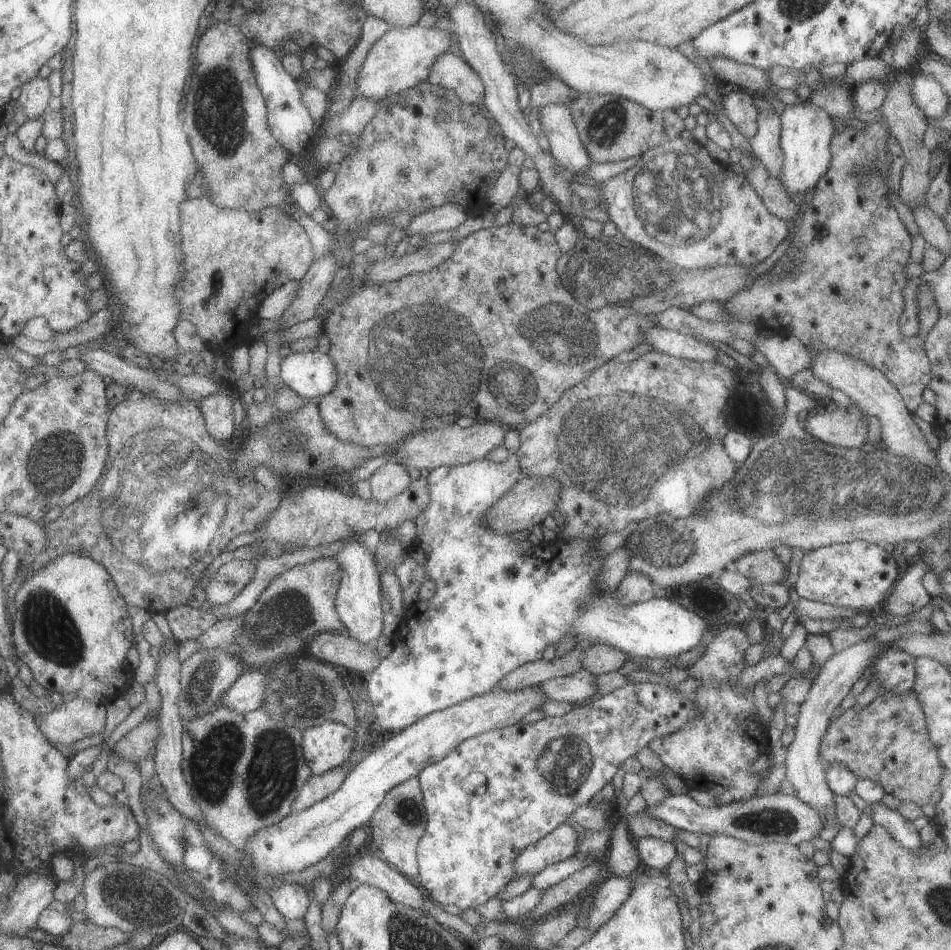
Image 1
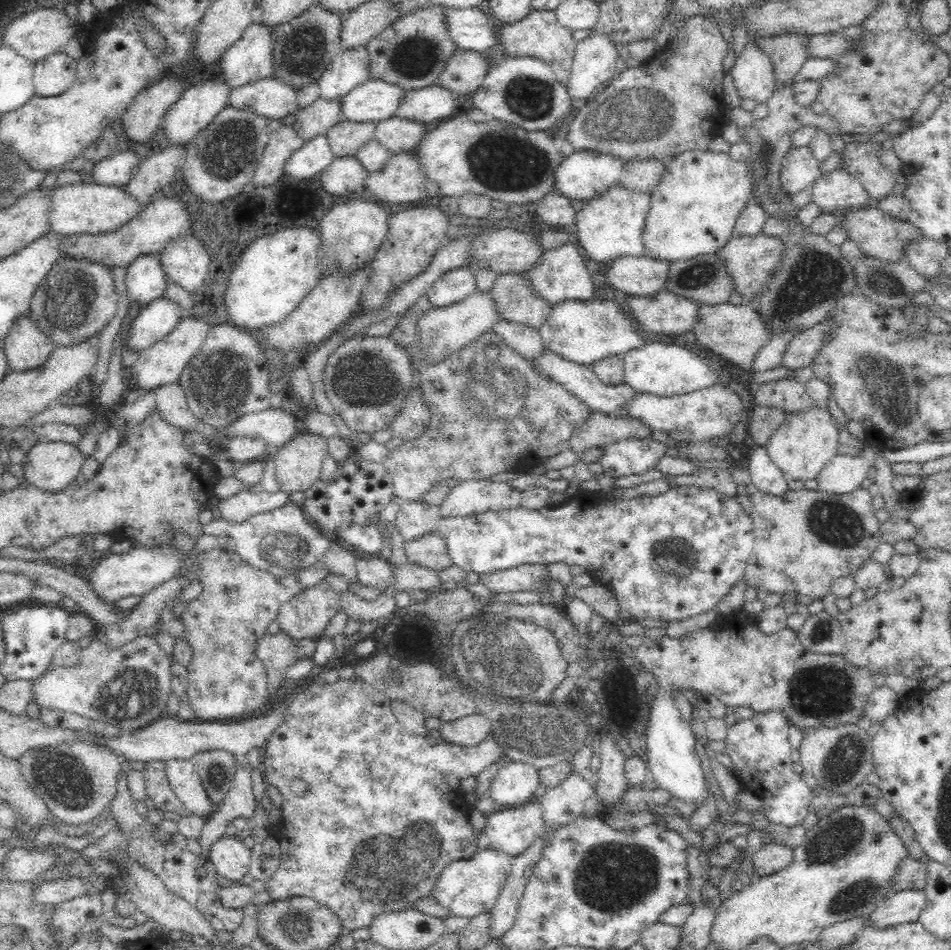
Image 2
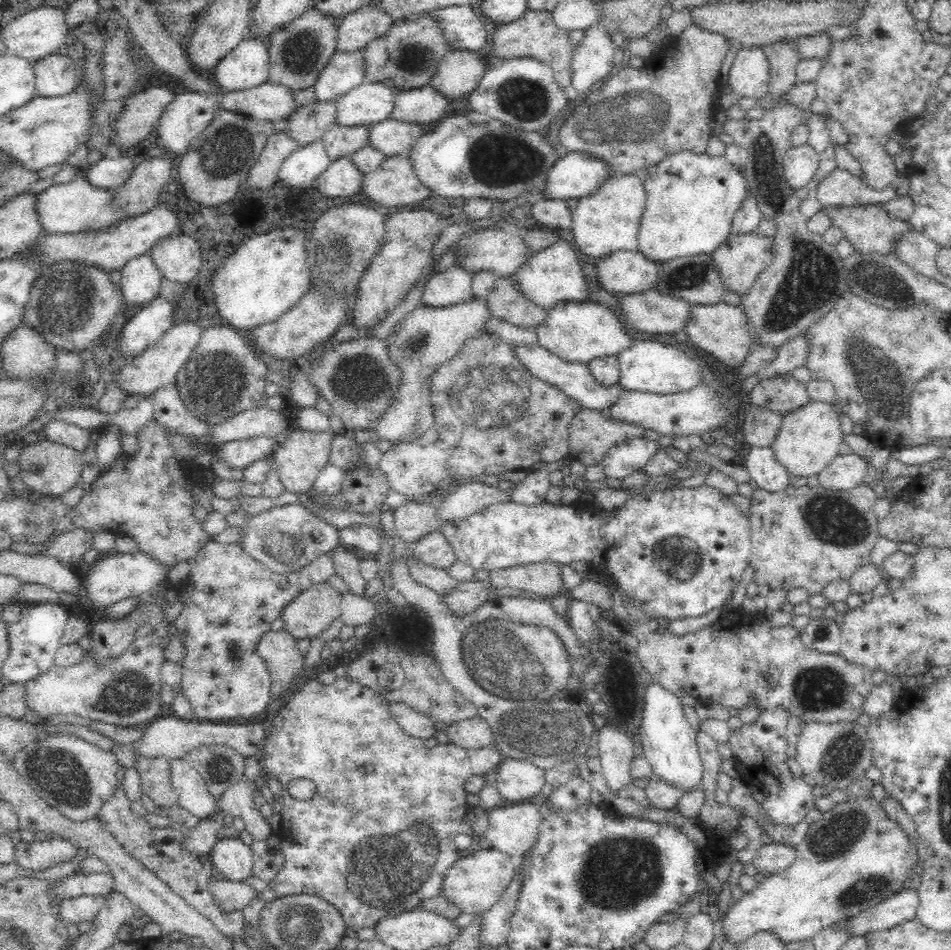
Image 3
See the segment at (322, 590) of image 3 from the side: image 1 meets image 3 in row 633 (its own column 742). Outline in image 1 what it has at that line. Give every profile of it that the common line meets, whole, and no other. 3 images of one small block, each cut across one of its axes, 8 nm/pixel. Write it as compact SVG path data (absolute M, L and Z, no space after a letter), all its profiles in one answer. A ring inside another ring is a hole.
M882 119L879 122L869 122L864 124L864 129L858 129L857 127L841 126L839 130L835 130L830 141L830 164L828 170L824 173L824 177L820 179L809 200L809 204L804 204L801 211L801 218L796 222L797 224L790 225L790 231L793 234L789 247L785 250L785 253L775 262L775 265L767 270L763 275L759 275L754 282L745 289L739 290L734 293L727 301L719 302L724 309L724 312L728 315L728 321L733 322L753 322L756 328L768 329L771 332L775 332L776 335L784 335L794 337L799 342L803 343L807 349L815 349L818 352L825 350L836 351L843 355L849 356L857 361L862 361L864 364L871 365L880 374L883 374L889 380L889 383L896 389L896 392L901 396L905 408L911 414L914 414L917 406L922 402L922 392L924 388L927 388L932 380L930 374L930 363L924 352L924 339L927 330L933 325L933 316L929 316L927 324L921 324L923 332L918 332L917 336L905 337L900 334L899 331L899 316L903 313L903 290L908 282L907 276L903 274L903 268L911 262L909 257L909 251L911 247L911 237L905 226L899 220L899 216L893 206L888 206L888 197L896 194L886 184L887 174L886 171L890 167L891 155L886 148L886 136L888 134L888 128Z

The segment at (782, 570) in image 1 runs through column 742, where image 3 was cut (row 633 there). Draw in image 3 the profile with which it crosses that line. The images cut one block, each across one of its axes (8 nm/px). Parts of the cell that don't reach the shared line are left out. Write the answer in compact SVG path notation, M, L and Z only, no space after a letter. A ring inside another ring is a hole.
M502 596L502 598L492 598L489 597L485 604L482 604L478 610L474 610L468 618L460 619L460 626L470 627L479 623L484 623L489 619L495 620L510 620L516 623L530 624L538 627L545 627L552 632L556 633L559 636L562 645L564 646L565 652L568 653L569 659L574 660L579 654L580 641L578 641L578 636L574 631L572 631L572 627L568 623L568 620L564 619L562 616L558 616L556 611L554 611L554 607L549 599L528 599L528 598L518 598L518 597L508 597Z

